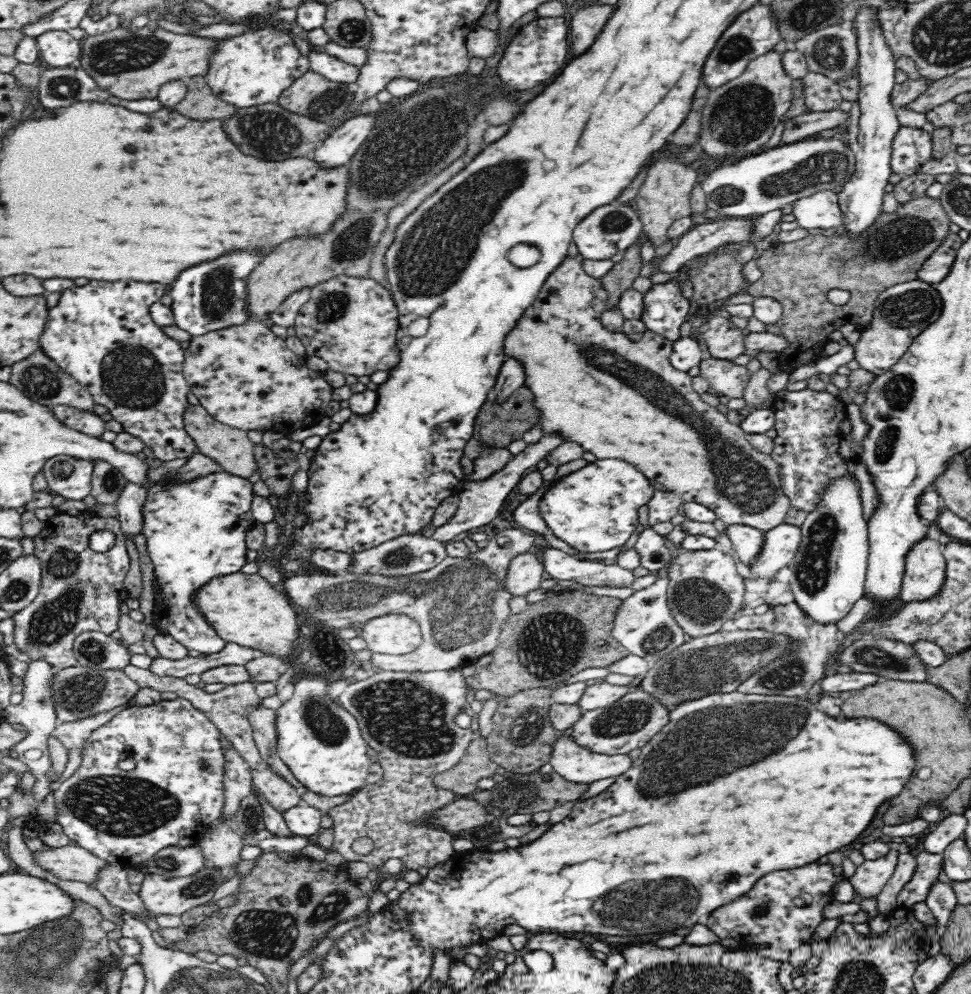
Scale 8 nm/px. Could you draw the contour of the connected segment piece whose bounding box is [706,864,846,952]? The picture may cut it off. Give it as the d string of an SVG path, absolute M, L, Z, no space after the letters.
M808 864L796 870L772 872L766 878L760 878L752 890L732 900L728 906L715 909L706 925L720 940L733 938L746 948L767 944L791 952L803 943L811 942L812 934L823 921L823 906L833 898L834 886L846 879L840 869L832 870L828 864Z

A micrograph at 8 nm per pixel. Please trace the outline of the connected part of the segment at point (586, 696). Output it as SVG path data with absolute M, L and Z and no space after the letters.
M601 680L590 682L582 696L578 699L577 705L581 708L582 713L588 710L596 710L610 706L619 698L622 698L628 691L634 691L636 688L631 686L620 687L613 686Z

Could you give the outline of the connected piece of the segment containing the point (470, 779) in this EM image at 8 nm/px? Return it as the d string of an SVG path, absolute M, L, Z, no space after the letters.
M476 737L456 766L435 776L434 785L436 788L453 792L459 798L466 797L478 790L478 780L494 774L495 767L489 759L486 740Z

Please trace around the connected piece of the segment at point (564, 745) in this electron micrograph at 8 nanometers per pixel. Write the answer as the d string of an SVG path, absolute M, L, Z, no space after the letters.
M558 733L549 763L564 780L590 785L610 776L620 777L633 761L626 754L594 753L576 743L572 735Z

